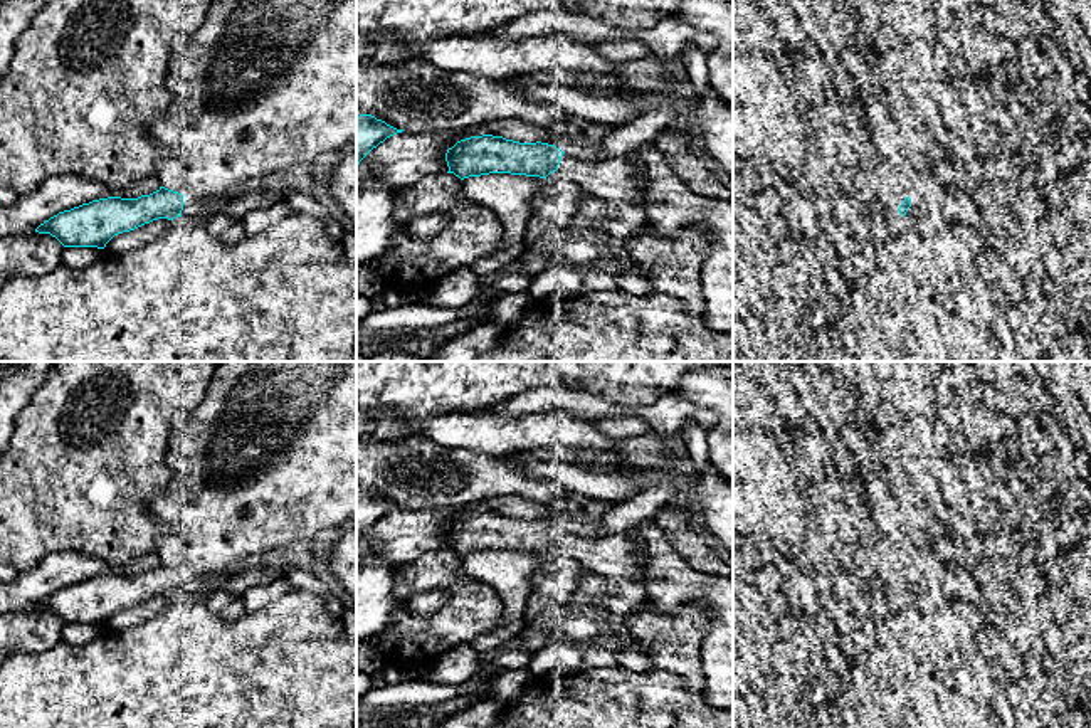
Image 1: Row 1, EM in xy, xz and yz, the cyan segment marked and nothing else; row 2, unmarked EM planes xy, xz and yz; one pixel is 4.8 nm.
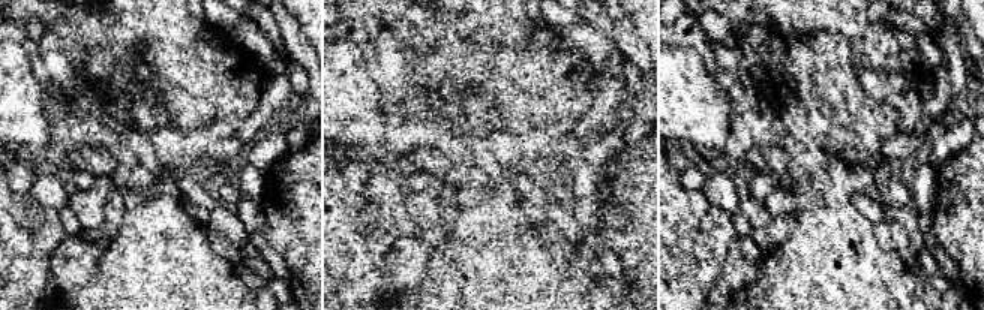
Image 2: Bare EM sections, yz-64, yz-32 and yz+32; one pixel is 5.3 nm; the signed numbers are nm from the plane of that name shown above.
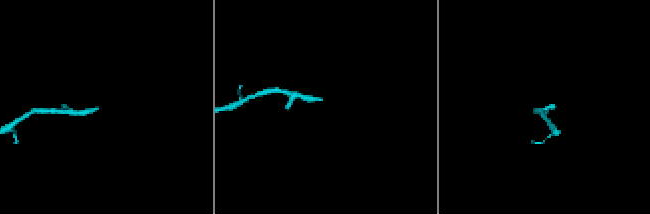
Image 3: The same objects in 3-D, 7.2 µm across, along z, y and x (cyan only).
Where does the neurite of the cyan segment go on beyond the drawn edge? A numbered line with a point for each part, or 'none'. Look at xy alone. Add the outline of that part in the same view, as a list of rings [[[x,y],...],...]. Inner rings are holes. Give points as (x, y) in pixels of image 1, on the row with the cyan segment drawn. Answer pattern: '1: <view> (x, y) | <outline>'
1: xy (258, 195) | [[[281,178],[277,182],[267,180],[254,183],[222,198],[200,198],[197,195],[183,193],[182,217],[205,222],[213,214],[225,214],[235,220],[242,220],[256,208],[264,208],[279,200],[286,200],[293,190],[294,185],[289,180]]]

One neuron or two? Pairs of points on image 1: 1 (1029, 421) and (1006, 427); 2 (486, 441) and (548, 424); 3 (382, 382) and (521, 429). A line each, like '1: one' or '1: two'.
1: two
2: one
3: two

